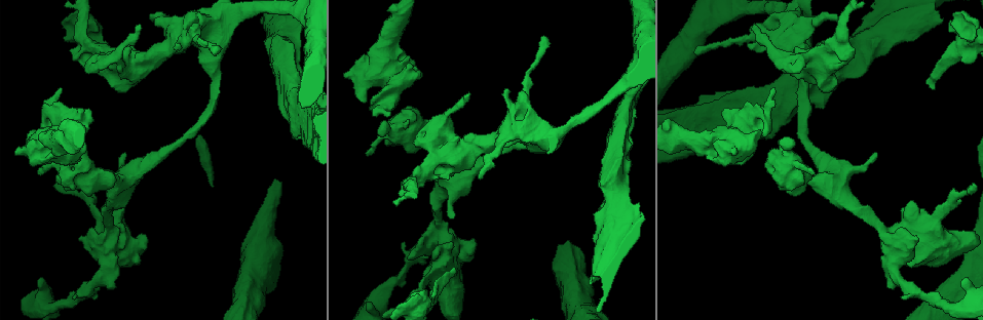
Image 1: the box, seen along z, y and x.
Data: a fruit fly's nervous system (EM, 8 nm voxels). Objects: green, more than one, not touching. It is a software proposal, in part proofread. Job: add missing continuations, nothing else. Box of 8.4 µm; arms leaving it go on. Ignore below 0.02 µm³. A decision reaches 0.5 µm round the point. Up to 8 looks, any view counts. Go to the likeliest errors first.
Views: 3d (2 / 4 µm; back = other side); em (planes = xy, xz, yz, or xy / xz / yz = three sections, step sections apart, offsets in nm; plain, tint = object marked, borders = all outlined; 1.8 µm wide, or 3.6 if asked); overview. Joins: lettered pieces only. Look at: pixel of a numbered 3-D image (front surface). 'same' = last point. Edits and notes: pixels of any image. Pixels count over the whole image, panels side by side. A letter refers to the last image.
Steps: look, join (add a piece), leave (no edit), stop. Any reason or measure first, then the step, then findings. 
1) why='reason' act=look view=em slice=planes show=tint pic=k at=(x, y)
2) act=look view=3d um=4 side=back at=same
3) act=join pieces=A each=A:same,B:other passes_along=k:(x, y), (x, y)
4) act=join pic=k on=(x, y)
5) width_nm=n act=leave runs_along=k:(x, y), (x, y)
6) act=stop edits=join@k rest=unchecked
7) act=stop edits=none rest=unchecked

why='branch stops here' act=look view=em um=3.6 slice=planes show=borders pic=1 at=(929, 86)

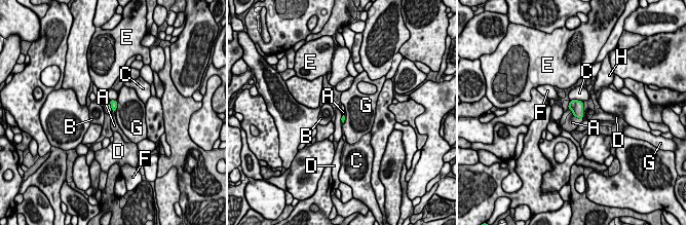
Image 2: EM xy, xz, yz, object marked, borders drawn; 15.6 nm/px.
longest_contact=C:220nm act=join pieces=A each=A:same,B:other,C:other,D:other,E:other,F:other,G:other,H:other found='the cell continues'

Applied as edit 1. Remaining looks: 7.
act=look view=3d um=2 pic=1 at=(196, 30)

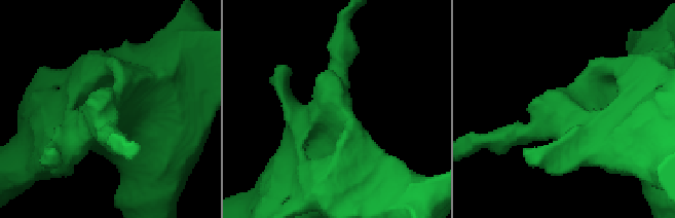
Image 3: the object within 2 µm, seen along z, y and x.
act=look view=em slice=planes show=borders pic=3 at=(107, 106)

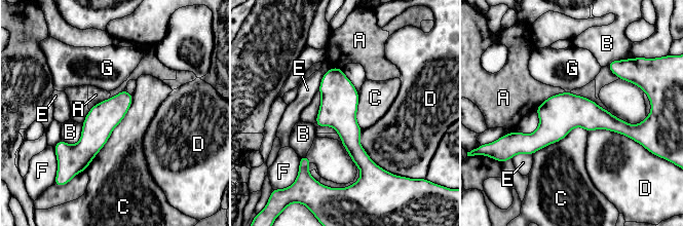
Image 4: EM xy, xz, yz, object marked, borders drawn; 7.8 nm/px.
arm_widths_nm=190,550 act=leave each=A:other,B:other,C:other,D:other,E:other,F:other,G:other found='none of them fits'

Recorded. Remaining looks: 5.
why='calibre changes' act=look view=3d um=4 pic=1 at=(58, 115)

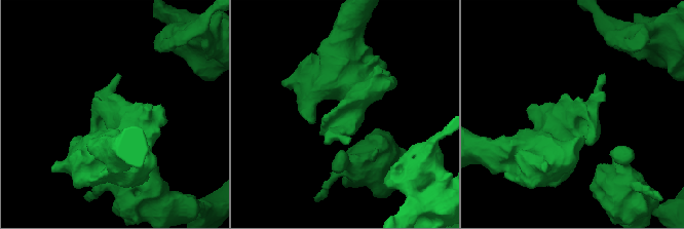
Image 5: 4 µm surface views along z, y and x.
why='need the tissue' act=look view=em slice=planes show=borders pic=5 at=(115, 115)

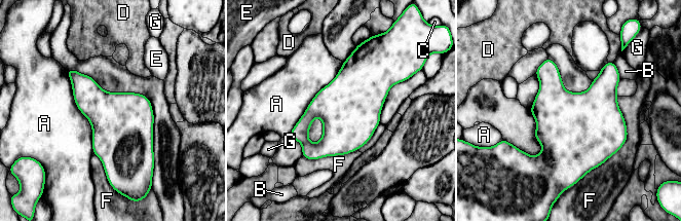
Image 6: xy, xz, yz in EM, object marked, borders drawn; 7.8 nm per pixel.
act=leave each=A:other,B:other,C:other,D:other,E:other,F:other,G:other border=6:(66, 70), (91, 124), (92, 153) found='none of them fits'

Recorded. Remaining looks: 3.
why='stops while still wide' act=look view=3d um=2 side=back pic=1 at=(81, 240)

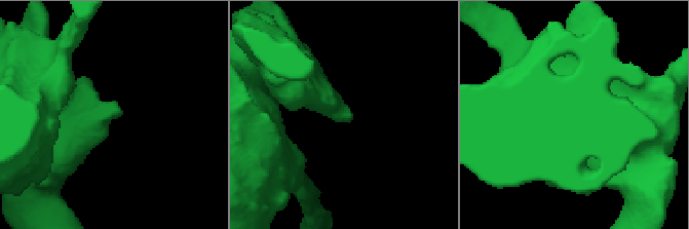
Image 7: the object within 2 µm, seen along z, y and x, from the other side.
why='now the EM' act=look view=em slice=xy step=4 show=borders pic=7 at=(346, 118)

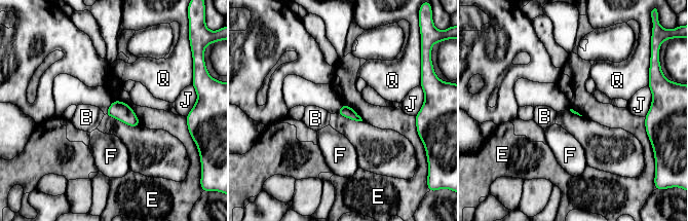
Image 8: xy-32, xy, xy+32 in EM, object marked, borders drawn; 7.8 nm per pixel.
act=look view=em slice=planes show=borders at=same

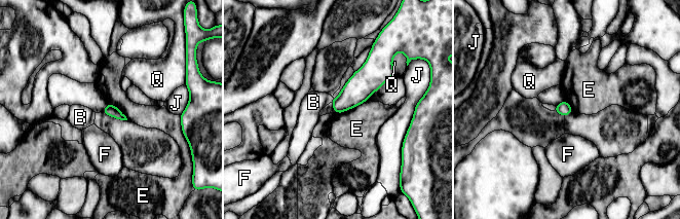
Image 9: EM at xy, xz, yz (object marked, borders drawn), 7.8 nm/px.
act=leave each=B:other,E:other,F:other,J:other,Q:other border=9:(368, 100), (336, 114) found='no lettered piece goes on from it'

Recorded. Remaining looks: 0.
act=stop edits=join@2 rest=unchecked

